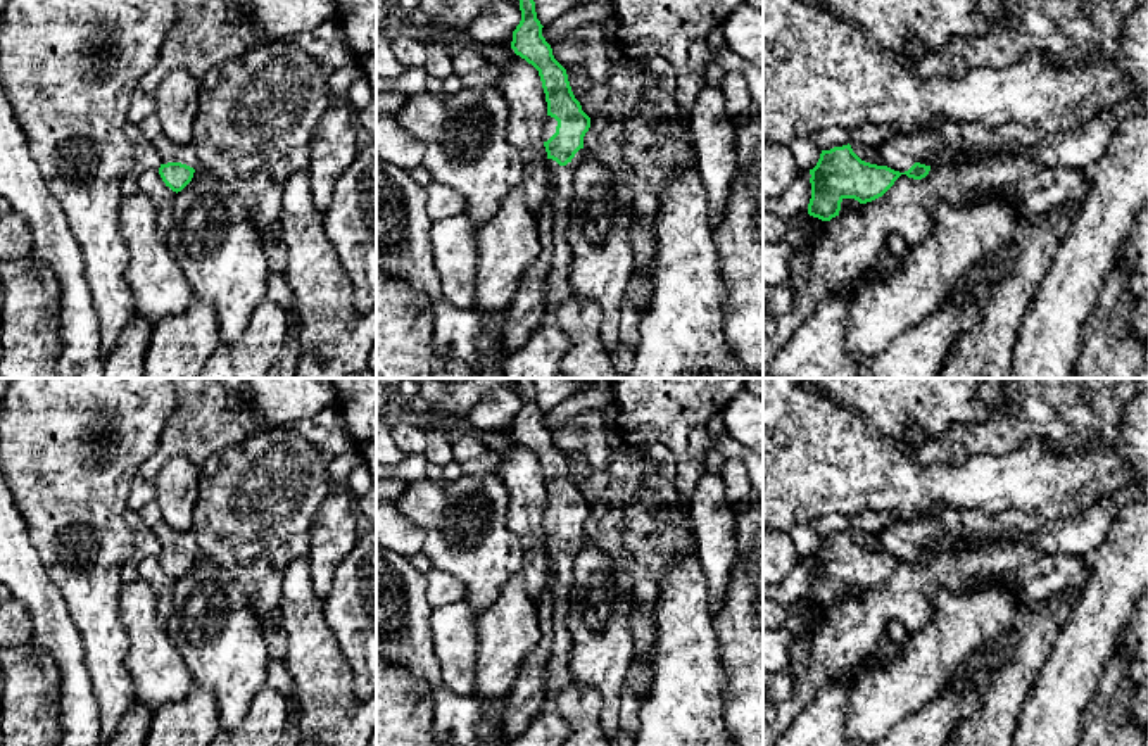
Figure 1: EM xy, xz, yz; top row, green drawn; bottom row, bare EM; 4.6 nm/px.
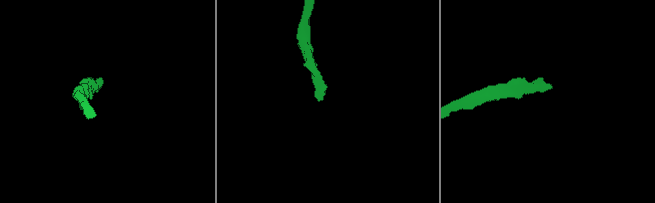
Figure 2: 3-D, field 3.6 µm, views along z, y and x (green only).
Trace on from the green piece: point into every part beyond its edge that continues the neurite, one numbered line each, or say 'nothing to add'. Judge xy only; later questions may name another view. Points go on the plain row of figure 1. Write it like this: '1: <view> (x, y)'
1: xy (168, 537)

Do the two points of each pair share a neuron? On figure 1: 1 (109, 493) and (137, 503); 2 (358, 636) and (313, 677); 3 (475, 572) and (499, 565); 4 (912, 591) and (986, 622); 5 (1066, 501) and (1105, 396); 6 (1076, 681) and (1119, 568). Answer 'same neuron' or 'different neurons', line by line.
1: different neurons
2: different neurons
3: same neuron
4: different neurons
5: different neurons
6: same neuron

